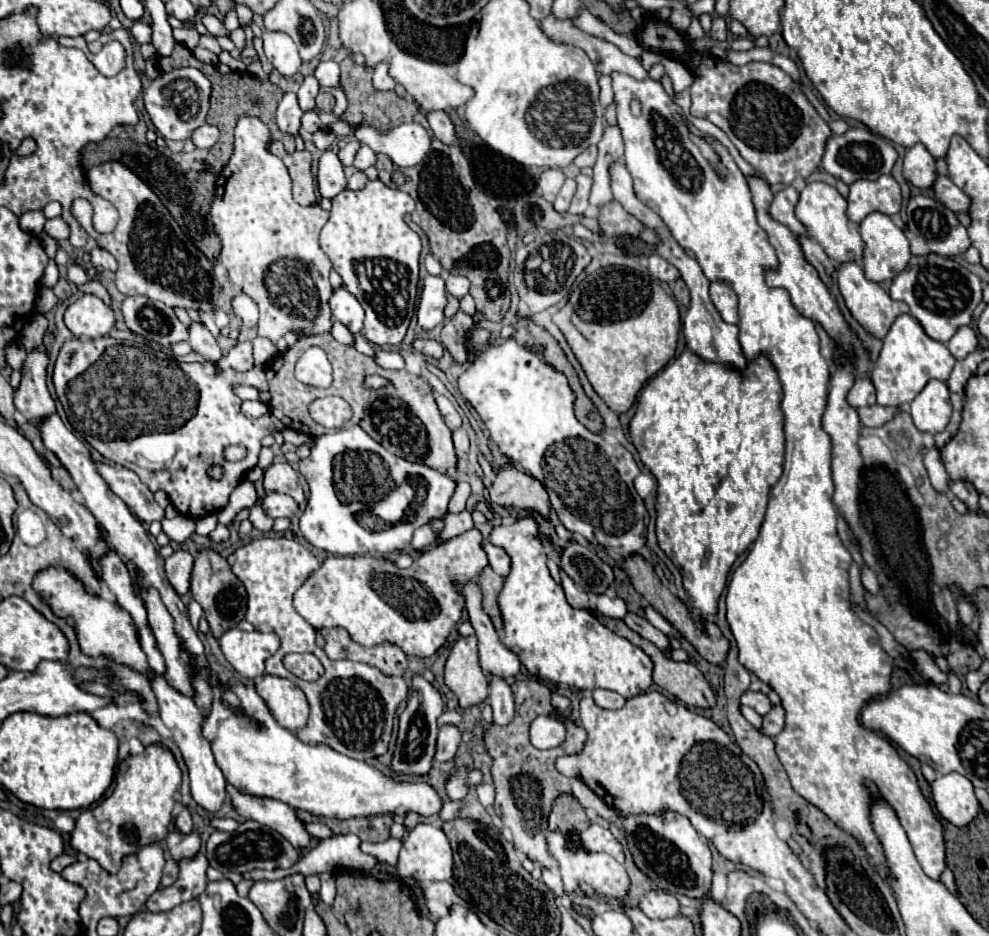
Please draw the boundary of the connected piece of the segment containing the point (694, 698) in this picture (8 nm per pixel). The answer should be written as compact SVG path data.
M598 615L598 621L604 623L608 629L612 629L614 633L626 637L630 643L642 647L642 649L652 657L652 661L654 661L654 683L656 683L658 687L666 689L668 693L672 693L674 697L678 697L682 703L686 703L686 705L690 705L690 707L700 707L700 709L716 707L716 695L714 695L714 689L710 687L710 683L708 683L706 677L698 671L696 665L692 665L692 663L678 663L678 661L670 661L670 659L666 659L658 647L654 647L650 641L642 639L638 633L634 633L630 627L626 627L626 623L620 621L620 619L614 621L614 619L608 619L608 617Z

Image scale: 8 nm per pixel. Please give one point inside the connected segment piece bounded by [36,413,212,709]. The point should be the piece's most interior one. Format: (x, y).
(124, 531)

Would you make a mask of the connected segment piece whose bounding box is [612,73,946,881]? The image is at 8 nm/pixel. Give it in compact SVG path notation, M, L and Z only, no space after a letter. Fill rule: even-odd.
M612 73L612 83L614 101L618 103L618 127L622 129L626 145L626 167L634 179L634 191L638 199L662 217L680 247L694 251L704 275L710 281L730 283L730 287L738 295L740 345L746 359L750 361L760 353L768 355L780 375L780 383L784 389L784 473L780 481L770 489L768 509L760 527L760 535L750 545L742 565L732 573L726 595L726 619L738 645L740 663L778 693L786 711L784 731L774 737L776 755L788 773L792 789L810 805L828 815L844 833L854 837L866 851L868 863L870 867L874 867L874 871L878 871L878 875L890 877L886 875L886 863L882 863L882 843L878 843L878 835L874 835L874 827L870 827L870 791L862 787L862 779L870 779L878 787L878 791L882 791L882 799L886 799L886 803L890 803L890 807L898 811L898 819L910 839L910 845L914 847L914 855L920 867L926 871L926 875L930 875L930 879L940 881L940 875L946 869L946 843L940 821L922 795L914 771L898 755L894 745L886 737L882 737L882 733L870 731L860 723L860 709L870 703L870 699L880 699L882 695L890 693L892 657L882 649L880 637L874 627L864 623L850 607L848 569L852 565L852 555L844 547L836 531L838 511L832 505L834 483L830 469L832 443L820 425L822 413L826 409L830 371L826 359L820 353L814 323L794 311L794 303L790 303L790 295L786 295L786 291L768 287L764 281L764 271L778 265L776 251L770 245L766 231L756 221L752 193L730 153L720 143L716 143L716 149L728 169L728 177L720 179L688 137L688 129L694 133L698 131L692 125L682 125L672 117L674 113L682 113L682 109L674 101L670 101L670 95L658 81L638 81L630 75ZM634 97L638 97L642 103L640 117L634 117L630 113L630 101Z

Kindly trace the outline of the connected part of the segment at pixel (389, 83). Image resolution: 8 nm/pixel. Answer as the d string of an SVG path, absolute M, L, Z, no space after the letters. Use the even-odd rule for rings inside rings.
M386 61L378 63L374 67L374 87L386 91L386 89L394 89L394 85L396 85L396 81L388 75L388 63Z

